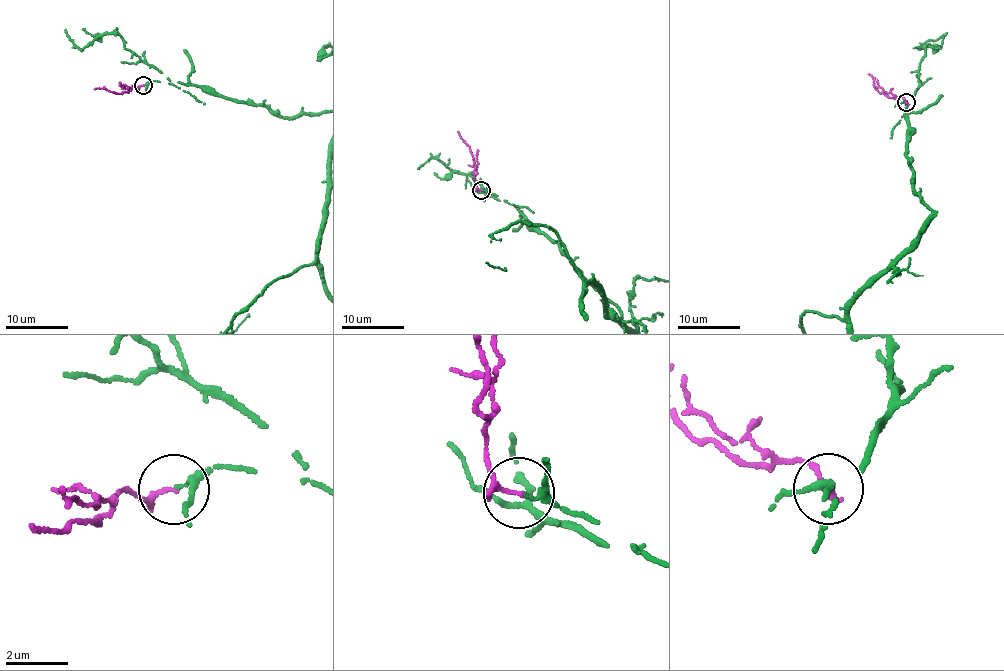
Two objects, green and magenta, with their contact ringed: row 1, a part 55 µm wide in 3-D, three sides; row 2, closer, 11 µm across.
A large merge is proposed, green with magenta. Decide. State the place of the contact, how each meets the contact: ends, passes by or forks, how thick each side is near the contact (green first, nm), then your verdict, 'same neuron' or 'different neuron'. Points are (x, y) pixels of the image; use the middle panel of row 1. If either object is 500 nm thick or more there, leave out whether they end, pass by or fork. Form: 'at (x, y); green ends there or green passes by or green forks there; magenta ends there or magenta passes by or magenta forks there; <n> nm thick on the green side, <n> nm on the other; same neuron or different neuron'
at (481, 190); green passes by; magenta ends there; 150 nm thick on the green side, 160 nm on the other; same neuron

